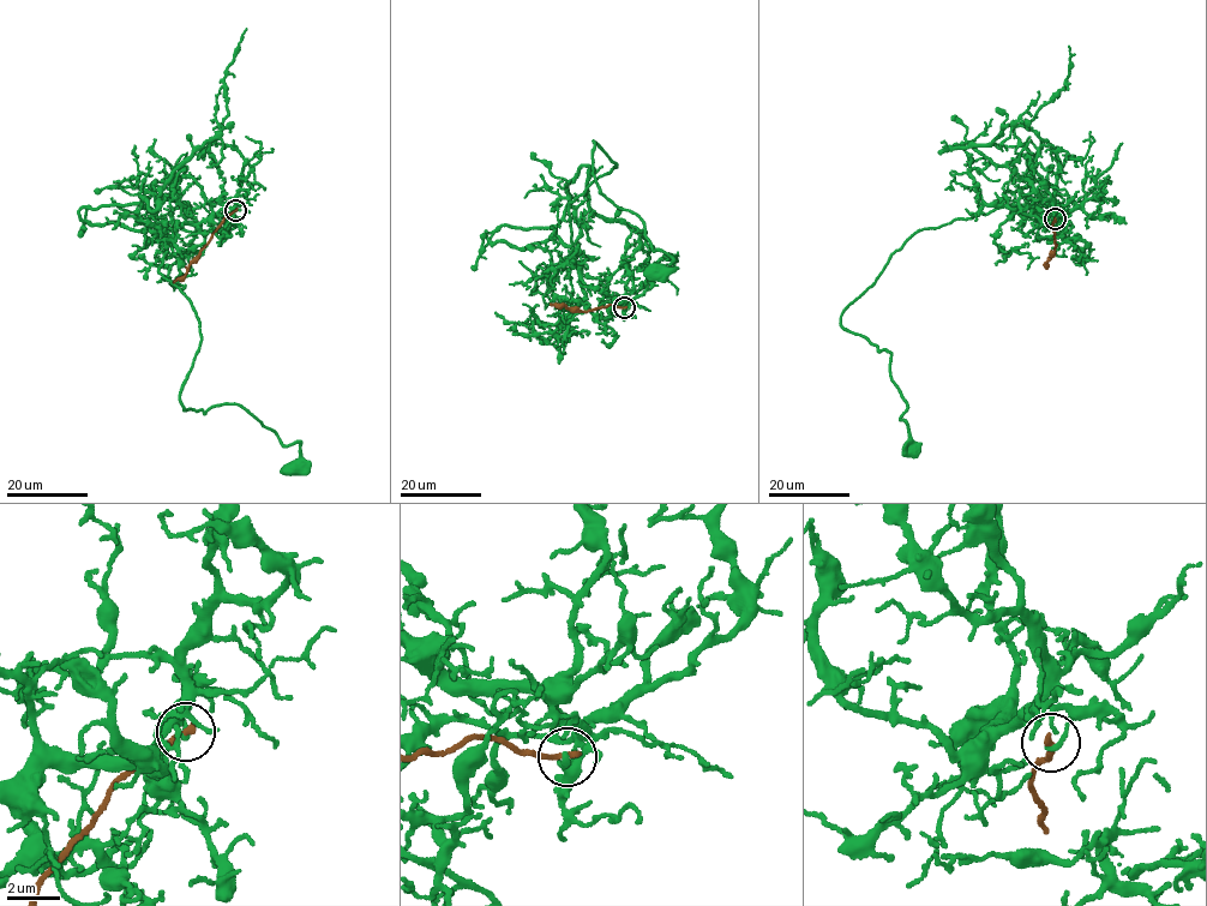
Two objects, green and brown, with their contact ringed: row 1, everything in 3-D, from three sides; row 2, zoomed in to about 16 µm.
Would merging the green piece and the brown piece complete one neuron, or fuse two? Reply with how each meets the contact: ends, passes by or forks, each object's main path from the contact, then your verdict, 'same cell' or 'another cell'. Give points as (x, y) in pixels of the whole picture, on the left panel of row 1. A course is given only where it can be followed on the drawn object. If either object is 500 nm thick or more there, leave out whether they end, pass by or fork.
green ends | brown ends | green via (235, 210), (176, 228), (158, 269), (202, 337), (180, 398), (241, 406), (299, 442), (294, 468) | brown via (235, 210), (223, 220), (185, 274), (173, 283) | another cell

